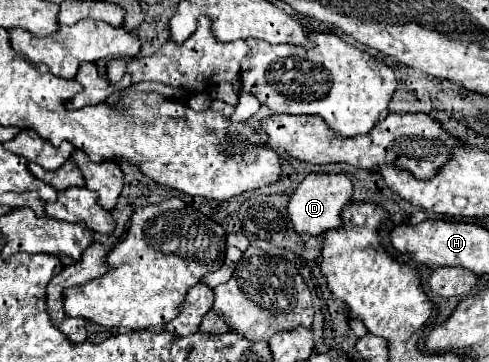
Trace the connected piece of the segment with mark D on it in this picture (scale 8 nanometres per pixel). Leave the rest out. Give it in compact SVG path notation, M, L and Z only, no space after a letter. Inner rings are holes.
M310 173L294 191L288 203L288 213L294 223L294 229L298 233L310 233L310 235L320 235L326 233L328 229L336 229L342 225L340 211L346 203L352 199L352 181L338 173L338 175L320 175L320 173Z

